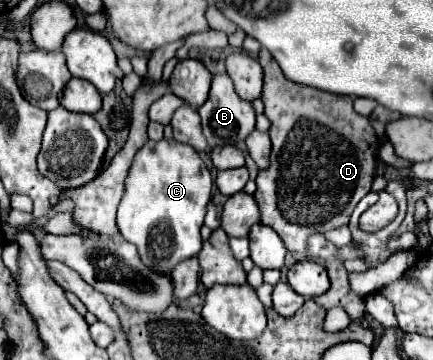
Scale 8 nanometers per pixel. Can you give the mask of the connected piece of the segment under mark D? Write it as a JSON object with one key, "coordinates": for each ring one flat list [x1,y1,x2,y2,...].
{"coordinates":[[260,49,260,65,264,69,264,115,270,119,270,139,272,139,272,153,270,153,270,165,262,171,258,171,256,177,256,201,260,205,260,223,272,227,280,239,284,241,286,249,292,253,306,253,306,241,312,233,328,233,336,227,348,225,350,213,356,207,356,203,372,191,372,181,376,177,378,167,378,137,368,121,368,117,358,115,352,109,352,97,346,95,334,95,326,91,318,91,314,87,298,85,294,81,288,81,274,61,274,57]]}

